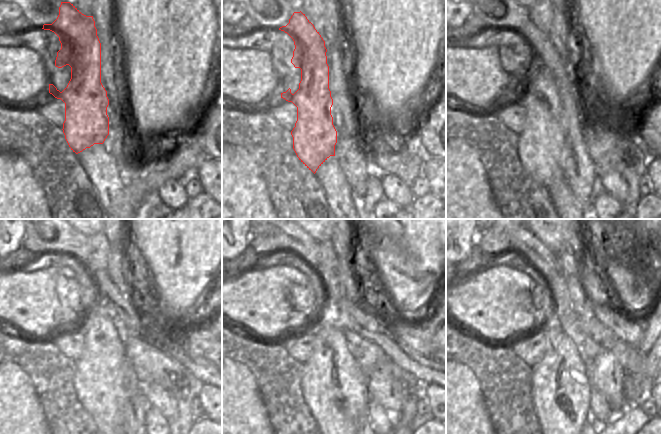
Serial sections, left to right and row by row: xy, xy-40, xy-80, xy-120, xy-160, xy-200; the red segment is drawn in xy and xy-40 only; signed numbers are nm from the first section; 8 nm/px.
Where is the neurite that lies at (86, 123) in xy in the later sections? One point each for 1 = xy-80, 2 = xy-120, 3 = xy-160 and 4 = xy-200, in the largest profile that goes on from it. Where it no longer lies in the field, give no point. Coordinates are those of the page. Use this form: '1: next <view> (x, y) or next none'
1: next xy-80 (540, 143)
2: next xy-120 (99, 380)
3: next xy-160 (334, 387)
4: next xy-200 (560, 385)

